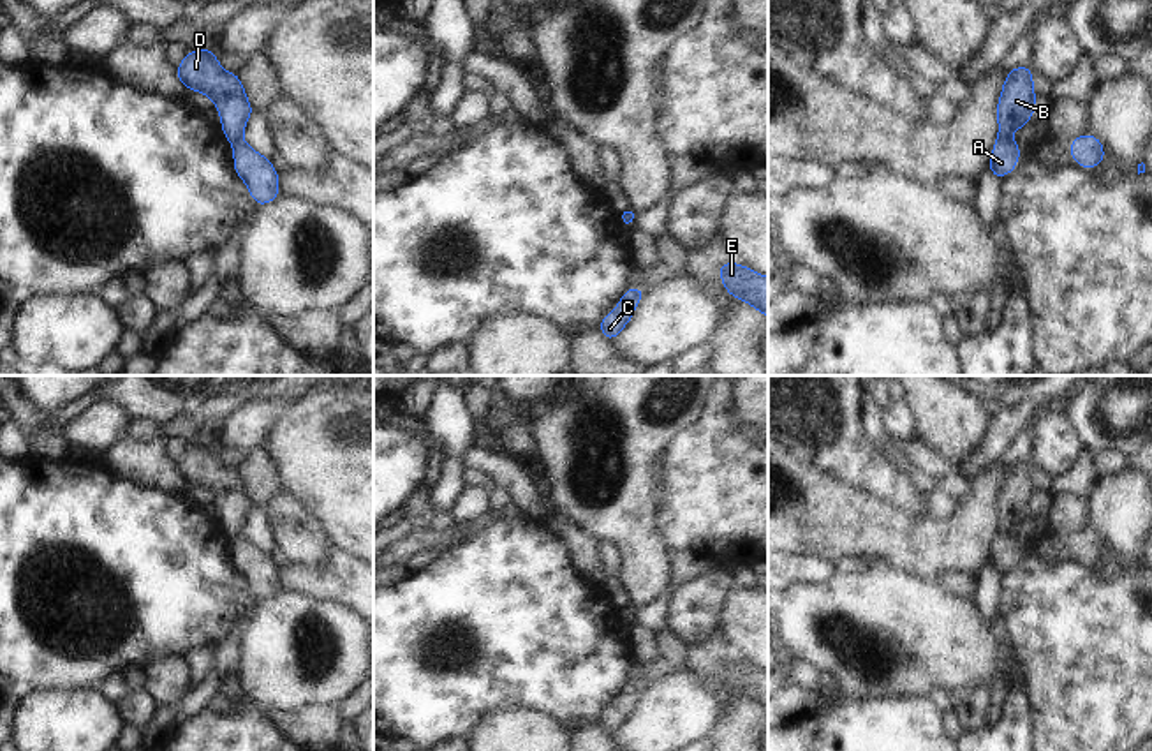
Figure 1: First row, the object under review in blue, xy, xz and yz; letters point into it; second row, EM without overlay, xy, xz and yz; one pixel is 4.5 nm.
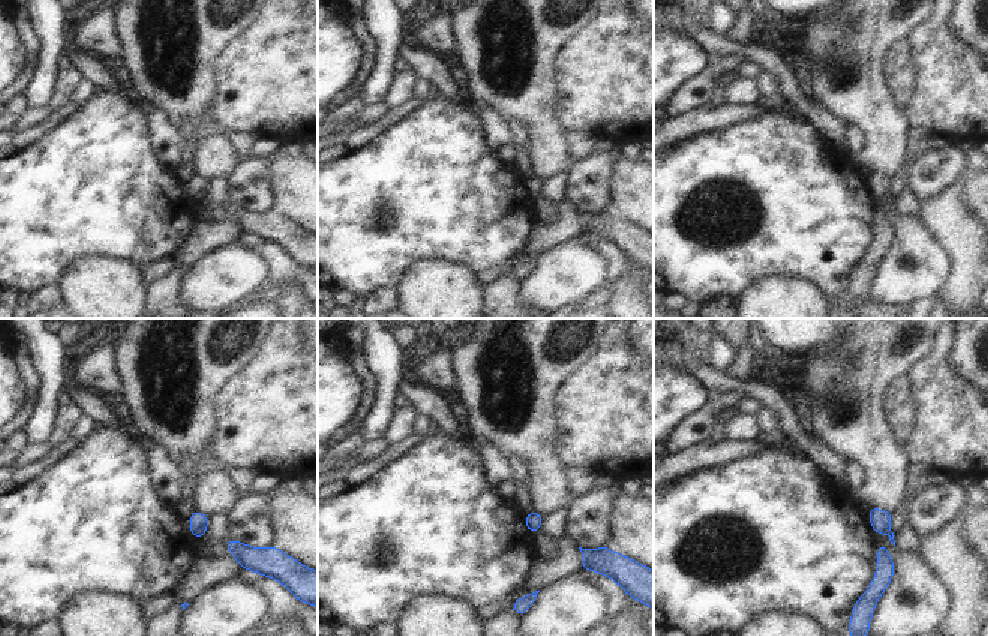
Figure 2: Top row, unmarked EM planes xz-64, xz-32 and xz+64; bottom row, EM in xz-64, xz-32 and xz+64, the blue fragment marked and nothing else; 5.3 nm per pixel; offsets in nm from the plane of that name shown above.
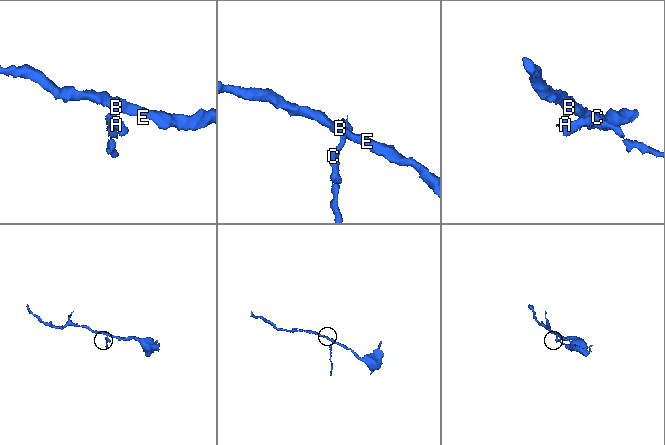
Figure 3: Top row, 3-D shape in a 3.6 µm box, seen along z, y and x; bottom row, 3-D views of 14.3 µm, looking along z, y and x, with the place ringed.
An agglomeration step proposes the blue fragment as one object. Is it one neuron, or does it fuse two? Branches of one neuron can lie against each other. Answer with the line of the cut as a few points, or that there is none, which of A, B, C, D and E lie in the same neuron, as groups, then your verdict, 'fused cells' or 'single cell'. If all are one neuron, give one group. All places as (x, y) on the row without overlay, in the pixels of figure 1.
xy (238, 531), (231, 536) | A C / B D E | fused cells

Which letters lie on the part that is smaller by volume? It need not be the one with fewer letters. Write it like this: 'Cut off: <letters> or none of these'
Cut off: A, C

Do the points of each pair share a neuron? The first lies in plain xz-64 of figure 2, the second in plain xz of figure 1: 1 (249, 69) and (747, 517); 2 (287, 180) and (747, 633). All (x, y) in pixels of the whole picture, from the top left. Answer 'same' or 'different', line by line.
1: same
2: same

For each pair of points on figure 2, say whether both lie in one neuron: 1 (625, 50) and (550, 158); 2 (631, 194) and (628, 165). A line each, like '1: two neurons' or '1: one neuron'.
1: two neurons
2: one neuron

